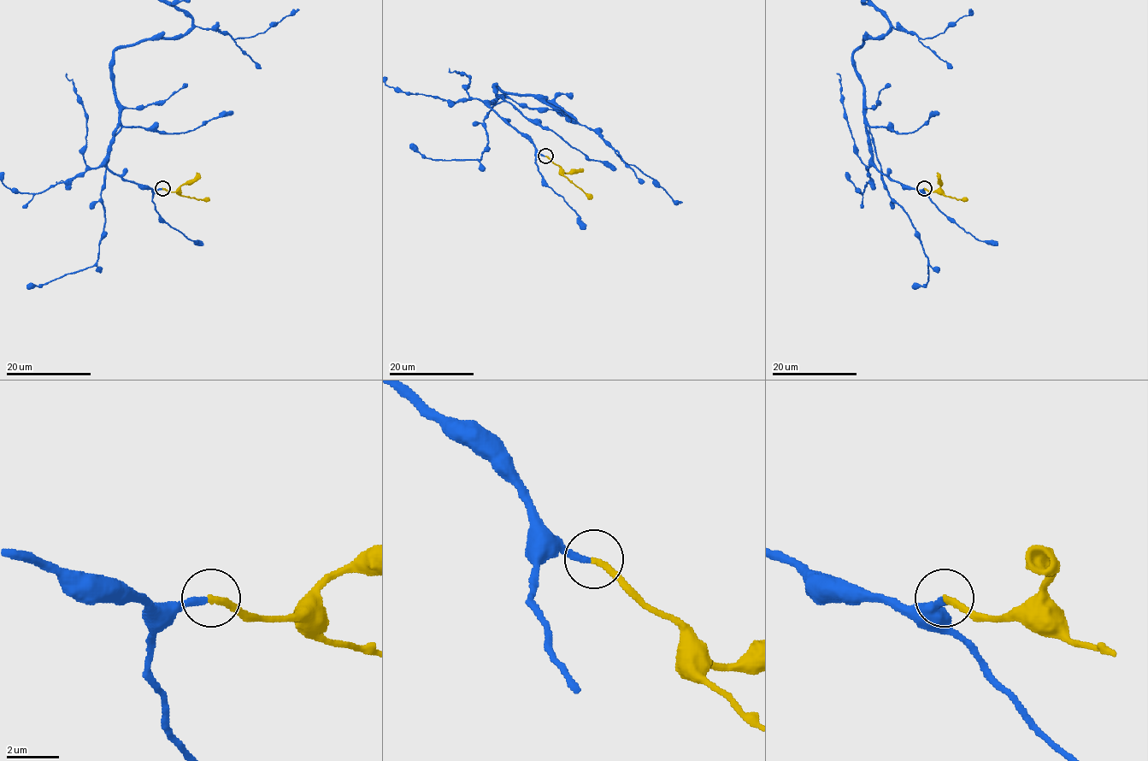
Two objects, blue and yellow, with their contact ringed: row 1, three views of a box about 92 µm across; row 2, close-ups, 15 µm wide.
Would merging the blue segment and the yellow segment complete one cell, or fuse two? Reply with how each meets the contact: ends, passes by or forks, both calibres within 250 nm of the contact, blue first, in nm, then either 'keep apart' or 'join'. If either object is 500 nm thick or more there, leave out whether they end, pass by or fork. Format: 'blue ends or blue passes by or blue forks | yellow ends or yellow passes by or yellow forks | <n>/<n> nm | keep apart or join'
blue ends | yellow ends | 260/240 nm | join

